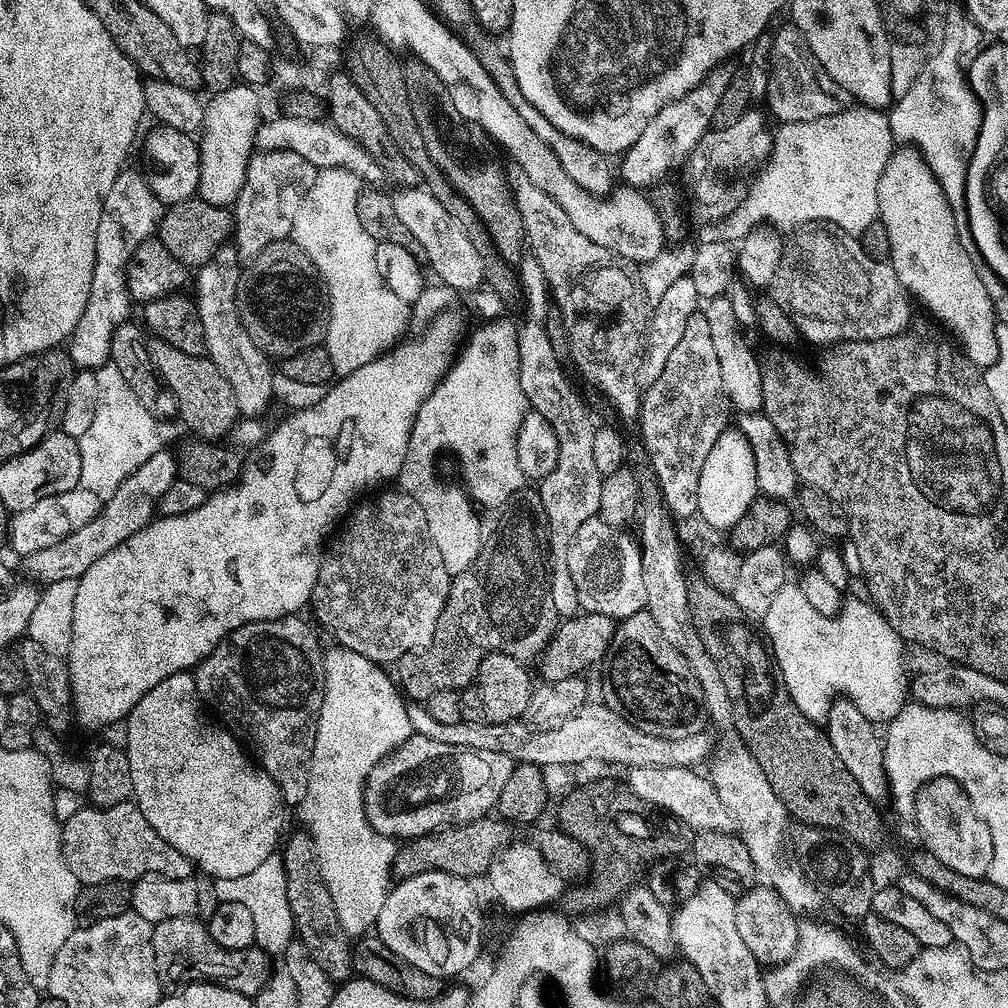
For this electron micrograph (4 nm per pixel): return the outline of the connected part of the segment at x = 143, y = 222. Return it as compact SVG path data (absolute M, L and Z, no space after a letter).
M122 170L110 186L104 199L102 214L98 218L94 272L88 291L88 301L78 326L66 344L66 356L80 370L95 370L109 363L111 336L119 324L127 321L130 297L126 283L128 260L143 240L157 231L162 215L162 205L149 188L143 175Z

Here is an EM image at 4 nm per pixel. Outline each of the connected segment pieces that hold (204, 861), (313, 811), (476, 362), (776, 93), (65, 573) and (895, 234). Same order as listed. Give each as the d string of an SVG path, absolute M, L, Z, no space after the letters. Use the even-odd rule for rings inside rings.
M186 671L175 672L162 678L156 686L141 697L132 711L128 713L126 718L132 721L132 761L130 762L132 796L136 807L142 810L146 822L150 822L150 826L154 826L157 834L166 842L170 842L170 846L174 846L201 873L213 879L236 878L249 874L272 849L276 848L274 847L276 844L276 811L282 808L280 791L274 778L270 778L270 774L266 774L266 770L256 763L255 759L246 751L245 745L227 727L221 726L219 723L216 723L217 725L208 724L207 718L200 713L200 708L202 709L202 701L196 689L195 675L191 671Z
M331 646L324 652L324 697L320 700L320 713L315 713L314 716L314 728L316 724L316 733L311 733L310 736L310 759L308 762L308 785L306 786L306 794L304 799L300 801L298 805L298 811L300 811L300 818L304 822L305 826L310 832L310 849L312 853L312 859L315 865L315 871L319 875L319 880L324 884L326 890L330 894L332 899L333 908L336 911L337 918L340 920L341 930L344 934L347 934L352 938L360 938L369 931L370 924L364 921L364 912L369 914L375 913L378 908L375 888L376 884L380 884L384 879L387 878L388 872L393 871L394 861L396 853L398 851L398 844L395 839L391 836L383 836L378 834L375 830L365 822L364 818L364 781L368 778L368 772L374 764L380 763L385 756L388 755L389 751L396 747L401 740L410 736L413 731L410 726L410 718L408 717L408 704L406 703L405 697L402 695L401 689L387 676L385 669L381 665L377 664L376 661L366 658L362 654L358 654L354 650L349 648L341 648L339 646Z
M496 318L491 322L484 322L484 325L473 334L463 345L462 351L459 353L458 359L454 364L454 376L456 372L456 388L444 388L445 386L437 387L435 392L428 395L428 401L418 410L416 420L412 423L412 432L408 436L408 449L404 455L404 461L400 467L398 484L403 491L409 496L415 498L418 506L422 506L424 511L424 522L426 525L426 536L436 547L436 552L440 555L440 560L444 563L443 571L448 574L455 574L466 570L475 560L476 555L480 552L482 543L482 520L476 517L476 508L472 505L472 500L476 504L489 504L495 506L502 500L507 500L517 490L523 489L526 484L525 476L520 472L520 467L516 461L516 434L520 429L520 423L524 420L524 414L529 407L528 400L524 396L524 391L520 385L520 351L518 350L518 328L514 325L507 324L507 319Z
M785 22L772 36L772 53L766 57L768 108L777 116L777 121L804 122L837 111L836 100L820 85L821 77L810 59L800 32L791 23ZM817 76L817 77L816 77ZM820 79L820 80L819 80Z
M157 450L146 462L128 473L119 484L115 485L112 497L103 501L100 512L90 518L84 526L66 534L66 538L54 541L50 545L37 548L23 557L24 568L32 576L38 576L42 582L58 579L79 578L94 561L108 552L114 545L122 543L143 528L153 519L156 503L167 497L172 484L178 479L178 460L163 450Z
M897 147L883 164L884 169L879 169L874 180L876 214L887 241L886 256L898 274L898 282L956 335L955 343L974 367L989 368L998 358L998 321L988 297L988 285L982 278L980 281L972 265L973 257L960 245L952 205L924 157L913 147Z

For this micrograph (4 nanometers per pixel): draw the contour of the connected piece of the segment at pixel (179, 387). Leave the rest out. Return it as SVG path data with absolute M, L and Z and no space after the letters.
M155 338L149 339L146 347L152 368L172 391L179 419L187 431L189 428L193 432L193 437L214 442L224 431L225 435L237 423L234 390L230 390L230 382L222 378L222 374L213 366L207 355L182 354L182 350L174 350L174 346Z

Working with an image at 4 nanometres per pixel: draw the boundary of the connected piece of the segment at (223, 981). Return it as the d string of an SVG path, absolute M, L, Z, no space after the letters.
M190 916L166 918L152 925L152 949L161 981L168 983L169 980L176 984L172 986L180 986L185 982L207 982L226 990L238 990L242 995L252 998L266 979L266 972L260 969L264 964L260 948L220 948L218 942L210 938L207 927L199 919Z

